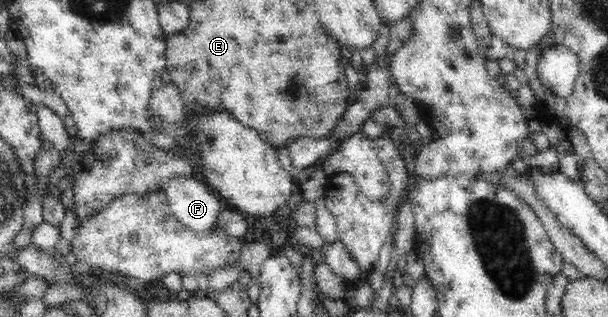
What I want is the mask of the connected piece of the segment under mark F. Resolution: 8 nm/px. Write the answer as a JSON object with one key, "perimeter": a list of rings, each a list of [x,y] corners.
{"perimeter":[[[173,178],[165,189],[172,214],[189,232],[205,235],[213,231],[219,214],[225,208],[221,198],[210,192],[202,181],[191,178]]]}

